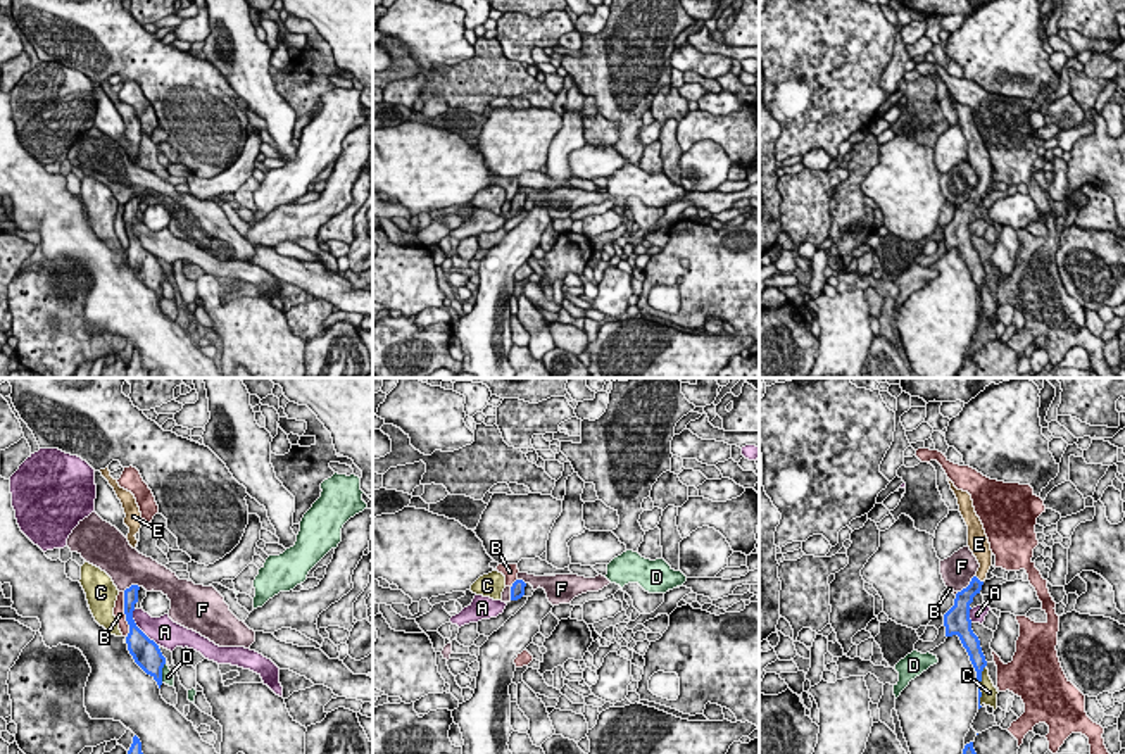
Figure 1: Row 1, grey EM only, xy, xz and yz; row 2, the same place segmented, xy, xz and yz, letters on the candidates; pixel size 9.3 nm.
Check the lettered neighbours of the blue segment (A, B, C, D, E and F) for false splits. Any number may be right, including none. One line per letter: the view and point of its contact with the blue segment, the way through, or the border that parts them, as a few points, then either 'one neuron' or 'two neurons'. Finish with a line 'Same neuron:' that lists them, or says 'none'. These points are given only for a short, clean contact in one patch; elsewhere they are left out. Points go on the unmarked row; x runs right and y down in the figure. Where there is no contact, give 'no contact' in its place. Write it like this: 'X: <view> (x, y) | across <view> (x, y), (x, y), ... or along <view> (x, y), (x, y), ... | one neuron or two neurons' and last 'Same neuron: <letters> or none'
A: xy (138, 242) | along xy (133, 223), (133, 233), (157, 259) | two neurons
B: xy (125, 226) | along xy (123, 206), (123, 226), (128, 238), (126, 251) | two neurons
C: yz (980, 299) | two neurons
D: xy (161, 287) | two neurons
E: yz (977, 192) | across yz (965, 211), (977, 192), (984, 182), (982, 166) | one neuron
F: yz (968, 199) | along yz (974, 188), (958, 206) | two neurons
Same neuron: E

